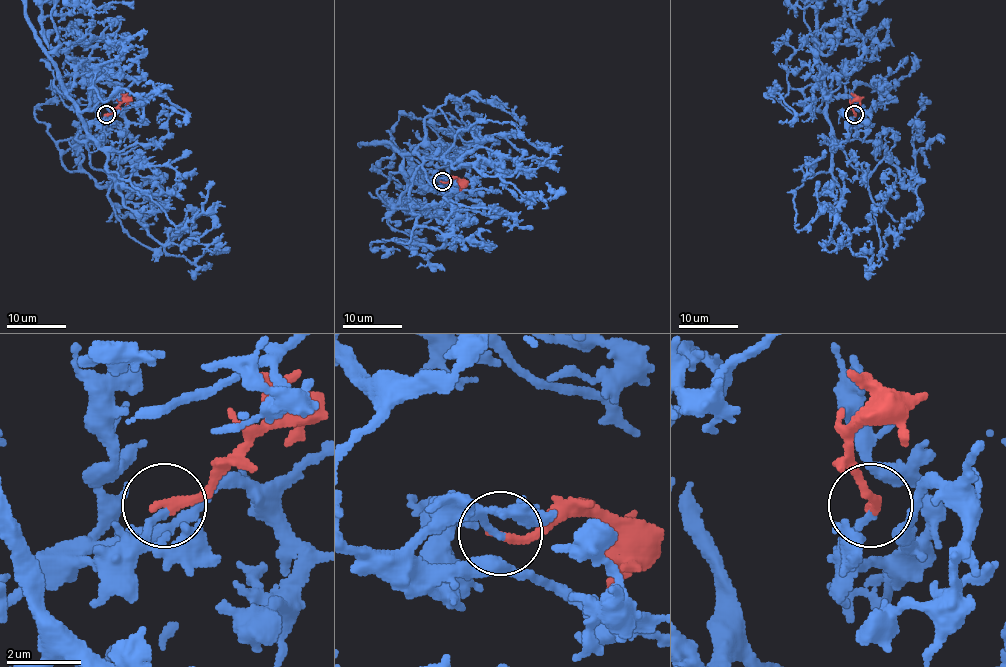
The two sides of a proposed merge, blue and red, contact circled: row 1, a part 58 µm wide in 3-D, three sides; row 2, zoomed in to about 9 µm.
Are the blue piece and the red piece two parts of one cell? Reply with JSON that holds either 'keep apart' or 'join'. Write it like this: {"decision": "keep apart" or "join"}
{"decision": "join"}

